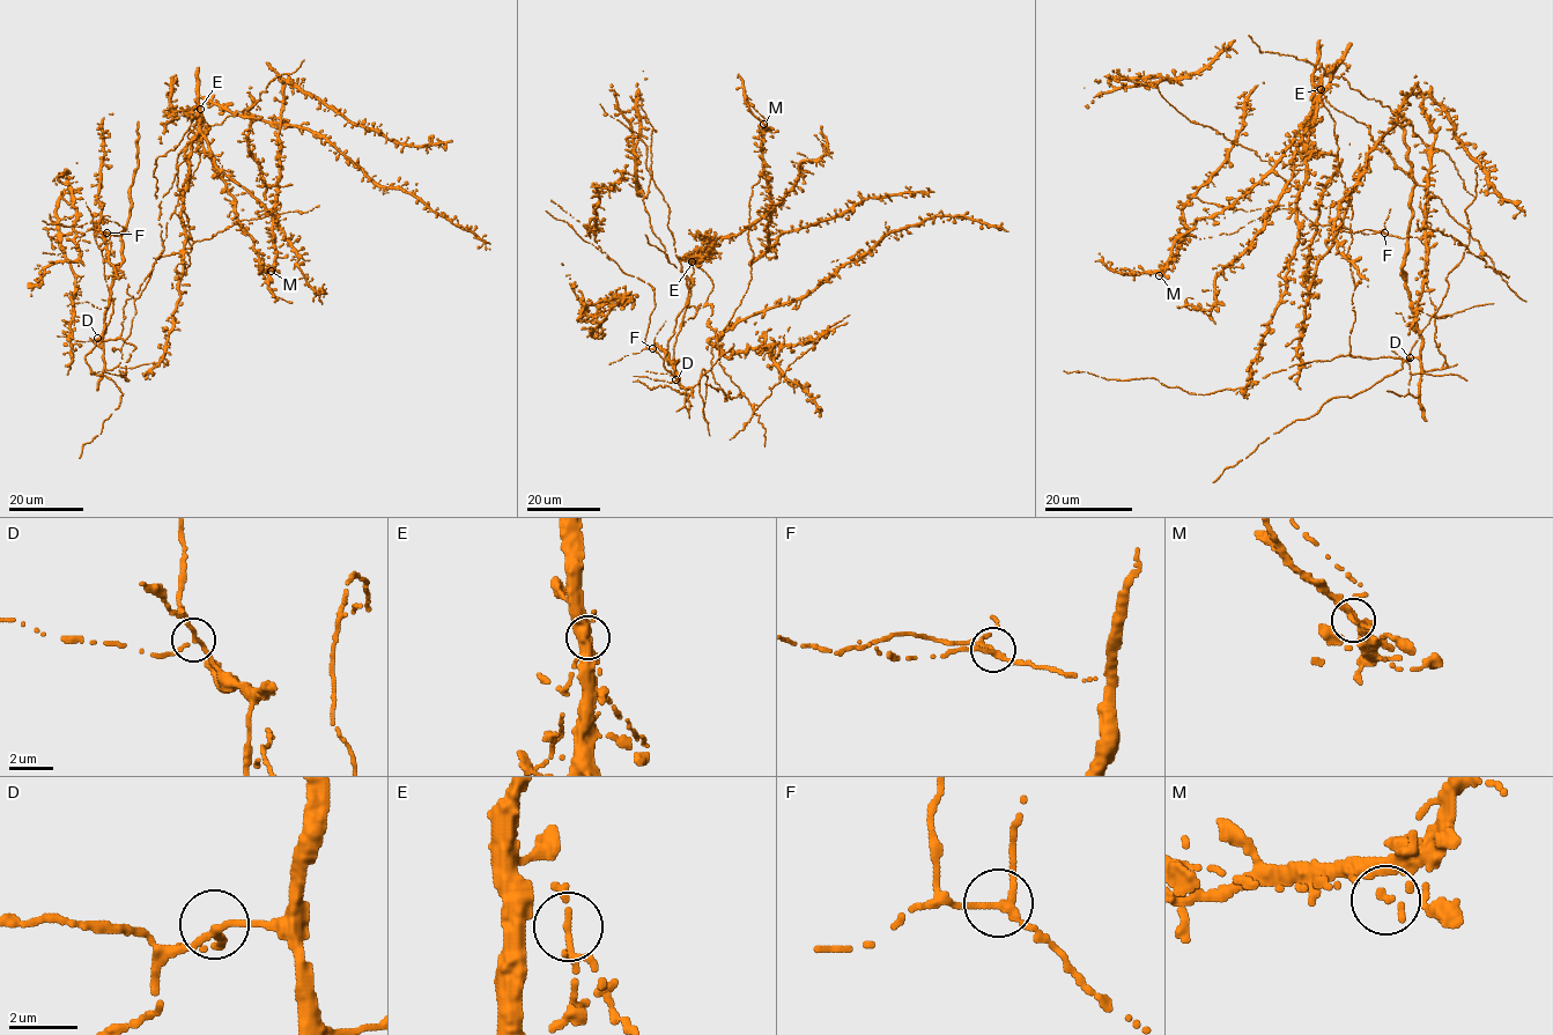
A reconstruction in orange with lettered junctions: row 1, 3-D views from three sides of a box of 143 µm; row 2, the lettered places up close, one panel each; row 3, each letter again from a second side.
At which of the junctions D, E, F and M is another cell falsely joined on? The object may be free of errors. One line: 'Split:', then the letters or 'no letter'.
Split: E

